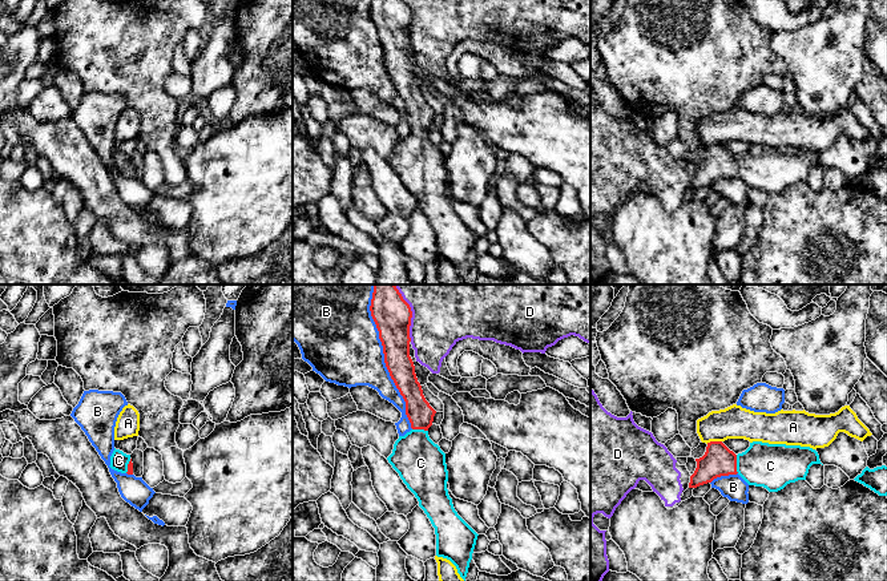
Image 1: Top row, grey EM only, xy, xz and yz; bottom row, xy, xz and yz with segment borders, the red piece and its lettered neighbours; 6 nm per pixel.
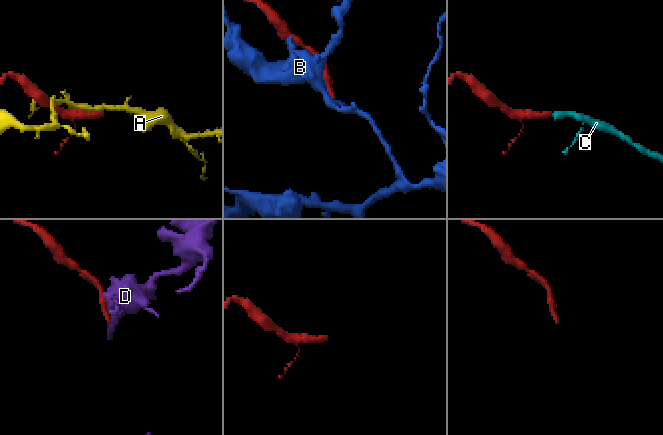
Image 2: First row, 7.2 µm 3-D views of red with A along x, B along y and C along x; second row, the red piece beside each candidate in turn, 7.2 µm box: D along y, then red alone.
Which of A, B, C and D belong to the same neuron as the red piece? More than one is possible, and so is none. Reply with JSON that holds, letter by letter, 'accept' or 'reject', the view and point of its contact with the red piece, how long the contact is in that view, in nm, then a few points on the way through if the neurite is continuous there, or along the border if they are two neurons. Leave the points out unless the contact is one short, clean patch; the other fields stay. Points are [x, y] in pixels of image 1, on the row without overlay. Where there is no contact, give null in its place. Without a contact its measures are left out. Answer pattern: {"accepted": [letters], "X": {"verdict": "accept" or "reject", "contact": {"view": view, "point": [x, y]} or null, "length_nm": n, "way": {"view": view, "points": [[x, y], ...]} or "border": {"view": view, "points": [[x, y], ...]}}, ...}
{"accepted": ["C"], "A": {"verdict": "reject", "contact": {"view": "yz", "point": [713, 144]}, "length_nm": 100}, "B": {"verdict": "reject", "contact": {"view": "xz", "point": [384, 64]}, "length_nm": 850}, "C": {"verdict": "accept", "contact": {"view": "yz", "point": [736, 166]}, "length_nm": 110, "way": {"view": "yz", "points": [[718, 162], [736, 166], [770, 168]]}}, "D": {"verdict": "reject", "contact": {"view": "xz", "point": [410, 21]}, "length_nm": 280}}

